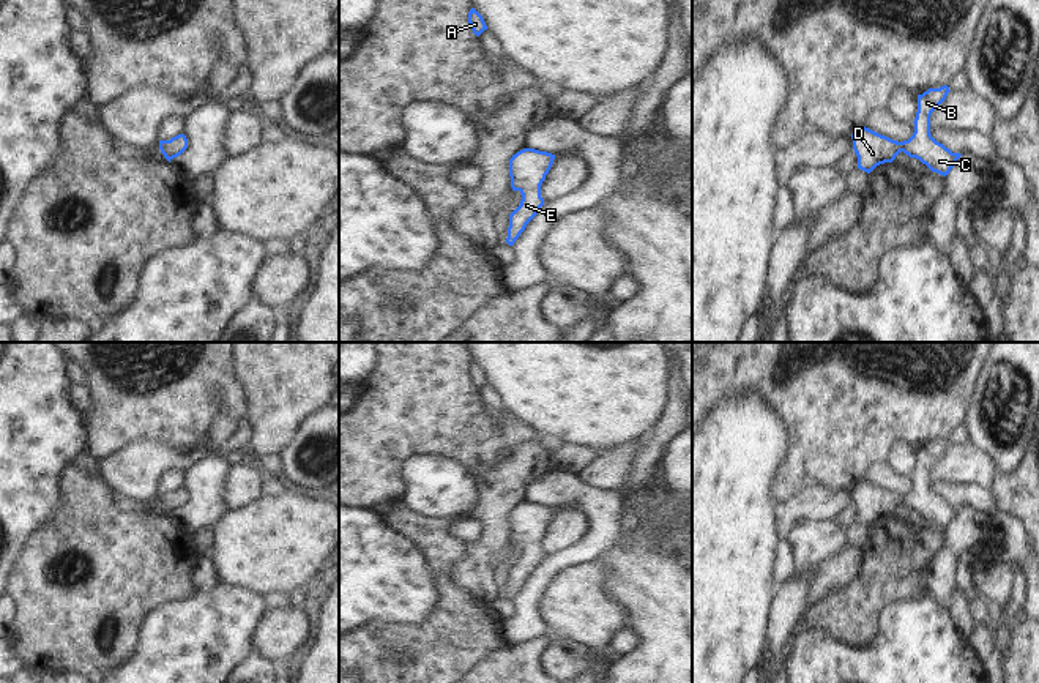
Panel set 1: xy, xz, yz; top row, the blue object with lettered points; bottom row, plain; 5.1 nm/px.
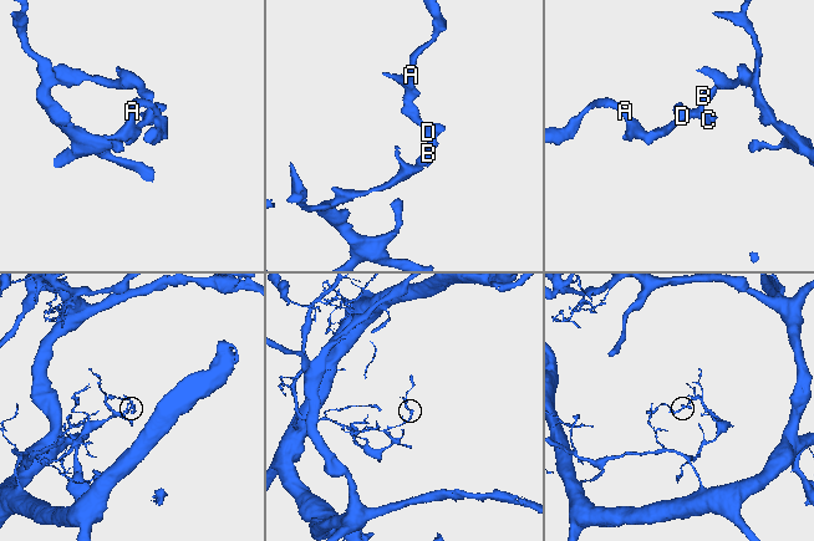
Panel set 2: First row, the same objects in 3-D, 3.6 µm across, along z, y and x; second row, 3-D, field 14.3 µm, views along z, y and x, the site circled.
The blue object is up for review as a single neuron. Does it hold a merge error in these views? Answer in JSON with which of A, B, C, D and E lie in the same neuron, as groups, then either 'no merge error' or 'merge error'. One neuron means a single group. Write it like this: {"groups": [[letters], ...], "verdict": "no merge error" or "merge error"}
{"groups": [["A", "B", "C", "D", "E"]], "verdict": "no merge error"}

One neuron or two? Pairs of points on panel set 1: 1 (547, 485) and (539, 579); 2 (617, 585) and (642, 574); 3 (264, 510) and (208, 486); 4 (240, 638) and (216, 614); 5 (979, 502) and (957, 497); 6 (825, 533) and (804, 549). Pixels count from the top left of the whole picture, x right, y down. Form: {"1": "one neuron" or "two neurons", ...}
{"1": "one neuron", "2": "one neuron", "3": "two neurons", "4": "one neuron", "5": "one neuron", "6": "one neuron"}

